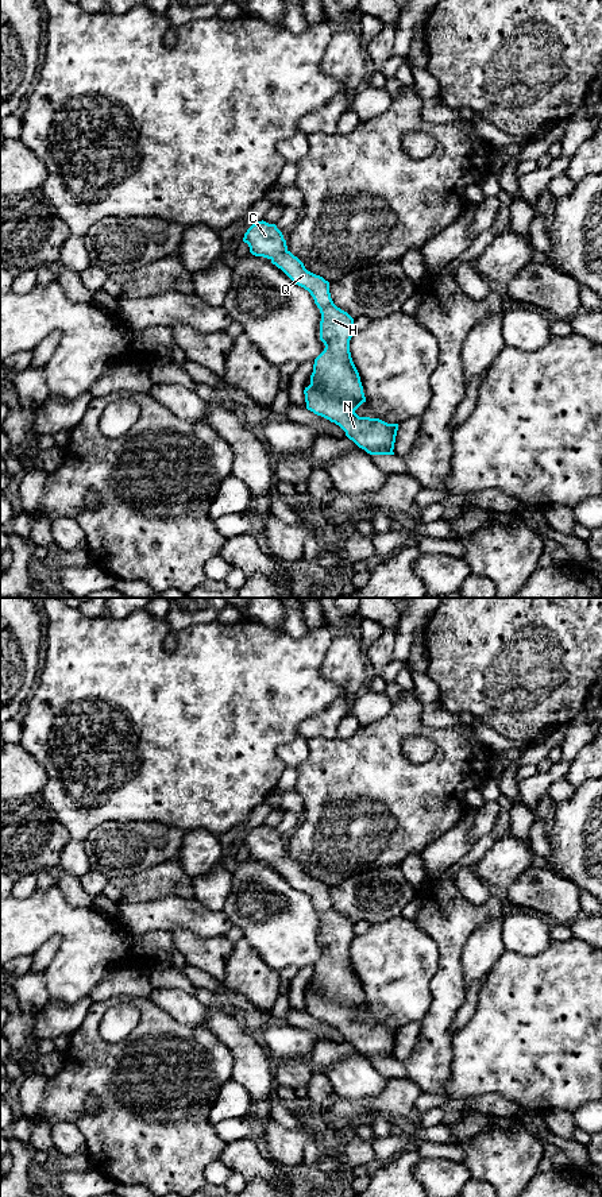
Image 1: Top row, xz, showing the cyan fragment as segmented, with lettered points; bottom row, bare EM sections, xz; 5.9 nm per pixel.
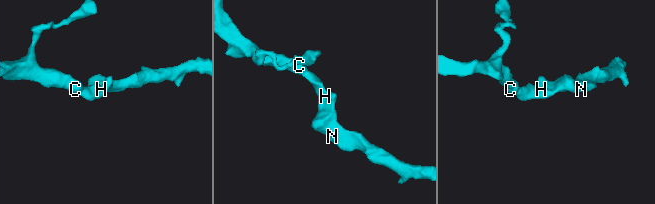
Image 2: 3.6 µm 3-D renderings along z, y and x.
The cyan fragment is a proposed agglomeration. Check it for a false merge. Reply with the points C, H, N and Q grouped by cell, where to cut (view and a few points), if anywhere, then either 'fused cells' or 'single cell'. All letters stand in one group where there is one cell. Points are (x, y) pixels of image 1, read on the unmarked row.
C H N Q | no cut | single cell

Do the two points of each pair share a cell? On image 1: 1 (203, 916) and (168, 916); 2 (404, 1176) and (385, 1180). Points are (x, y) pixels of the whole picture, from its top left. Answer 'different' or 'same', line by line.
1: same
2: same

